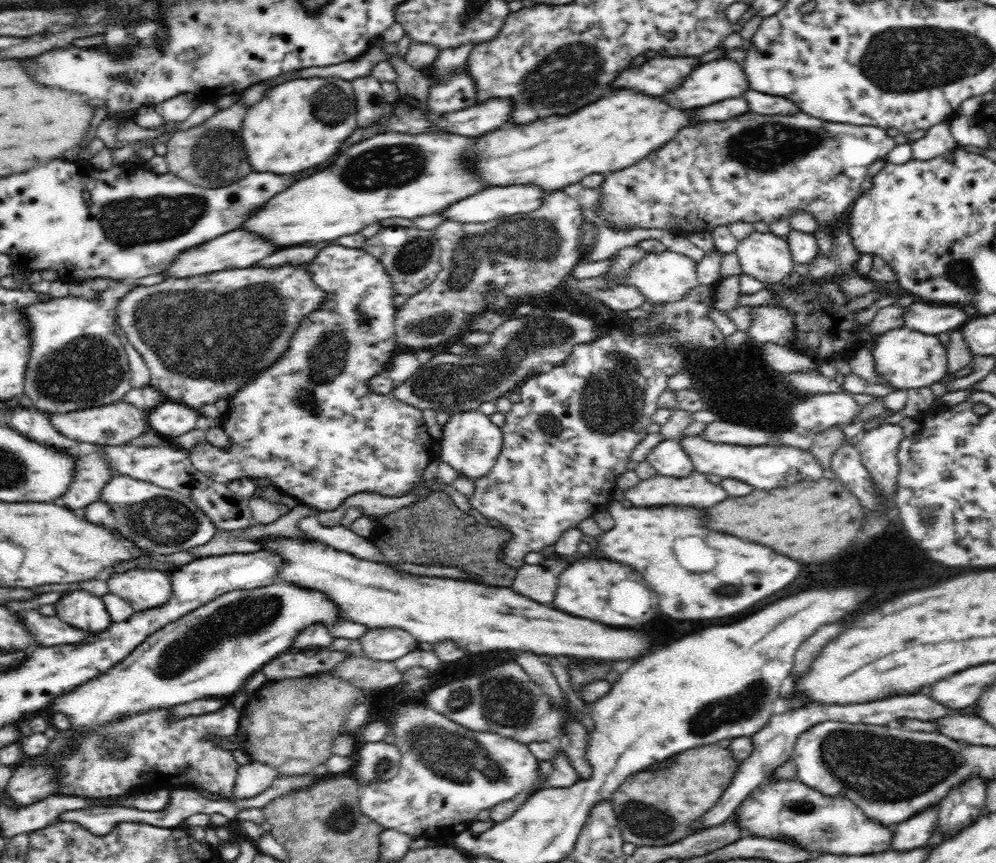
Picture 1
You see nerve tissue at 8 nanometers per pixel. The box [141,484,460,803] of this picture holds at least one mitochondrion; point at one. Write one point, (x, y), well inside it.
(247, 616)

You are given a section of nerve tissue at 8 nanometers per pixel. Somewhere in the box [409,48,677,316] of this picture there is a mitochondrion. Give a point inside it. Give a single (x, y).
(541, 239)

